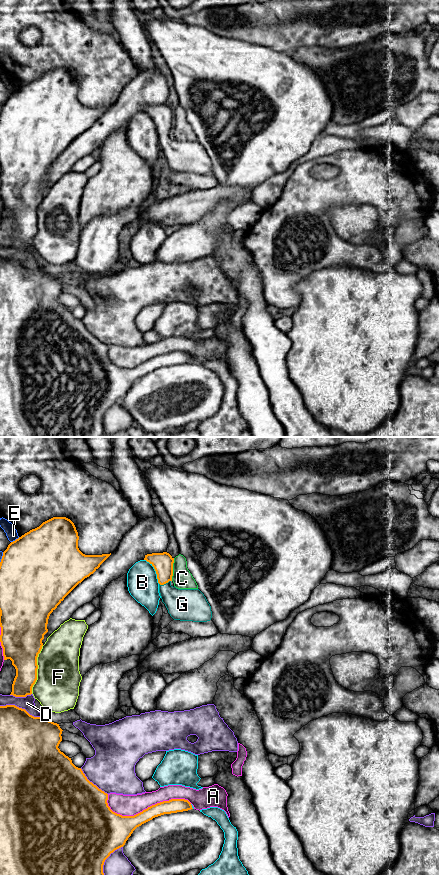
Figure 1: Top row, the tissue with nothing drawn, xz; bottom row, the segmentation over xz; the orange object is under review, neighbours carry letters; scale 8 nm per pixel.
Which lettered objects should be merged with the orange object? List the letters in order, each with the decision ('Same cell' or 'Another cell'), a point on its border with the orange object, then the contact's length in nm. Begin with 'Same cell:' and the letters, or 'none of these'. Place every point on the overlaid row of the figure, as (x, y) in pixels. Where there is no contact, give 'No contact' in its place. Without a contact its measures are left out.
Same cell: G
A: Another cell. Touches orange at xz (147, 808). Shared border 700 nm
B: Another cell. Touches orange at xz (155, 570). Shared border 240 nm
C: Another cell. Touches orange at xz (172, 569). Shared border 190 nm
D: Another cell. Touches orange at xz (21, 708). Shared border 360 nm
E: Another cell. Touches orange at xz (16, 539). Shared border 80 nm
F: Another cell. Touches orange at xz (37, 668). Shared border 400 nm
G: Same cell. Touches orange at xz (164, 583). Shared border 100 nm

